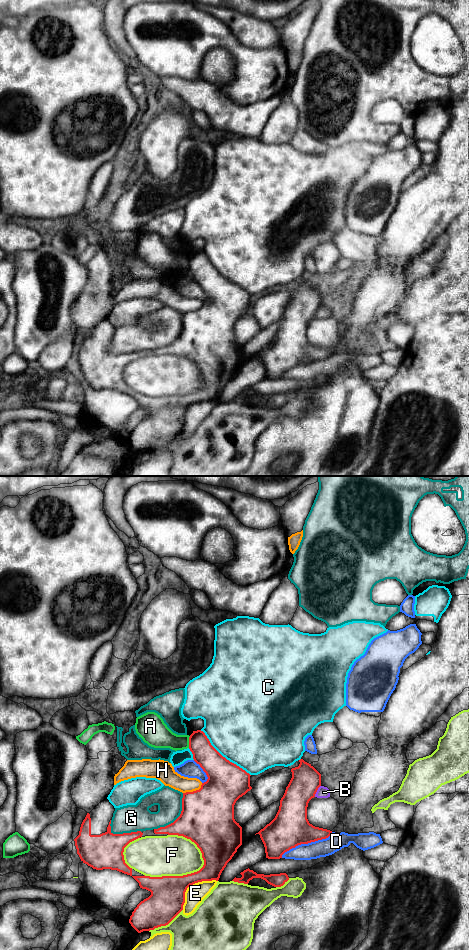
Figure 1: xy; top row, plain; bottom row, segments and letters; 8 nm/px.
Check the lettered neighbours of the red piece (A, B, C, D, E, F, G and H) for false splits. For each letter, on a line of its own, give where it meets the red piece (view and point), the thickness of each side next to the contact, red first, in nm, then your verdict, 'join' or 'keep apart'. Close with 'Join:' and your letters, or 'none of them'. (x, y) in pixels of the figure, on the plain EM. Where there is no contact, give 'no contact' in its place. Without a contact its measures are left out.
A: contact xy (189, 262); calibres 190 and 190 nm; keep apart
B: contact xy (316, 311); calibres 240 and 100 nm; keep apart
C: contact xy (222, 276); calibres 320 and 500 nm; keep apart
D: contact xy (306, 363); calibres 300 and 140 nm; keep apart
E: contact xy (191, 404); calibres 280 and 150 nm; keep apart
F: contact xy (179, 396); calibres 280 and 340 nm; keep apart
G: contact xy (178, 337); calibres 440 and 200 nm; keep apart
H: contact xy (193, 311); calibres 440 and 140 nm; keep apart
Join: none of them

